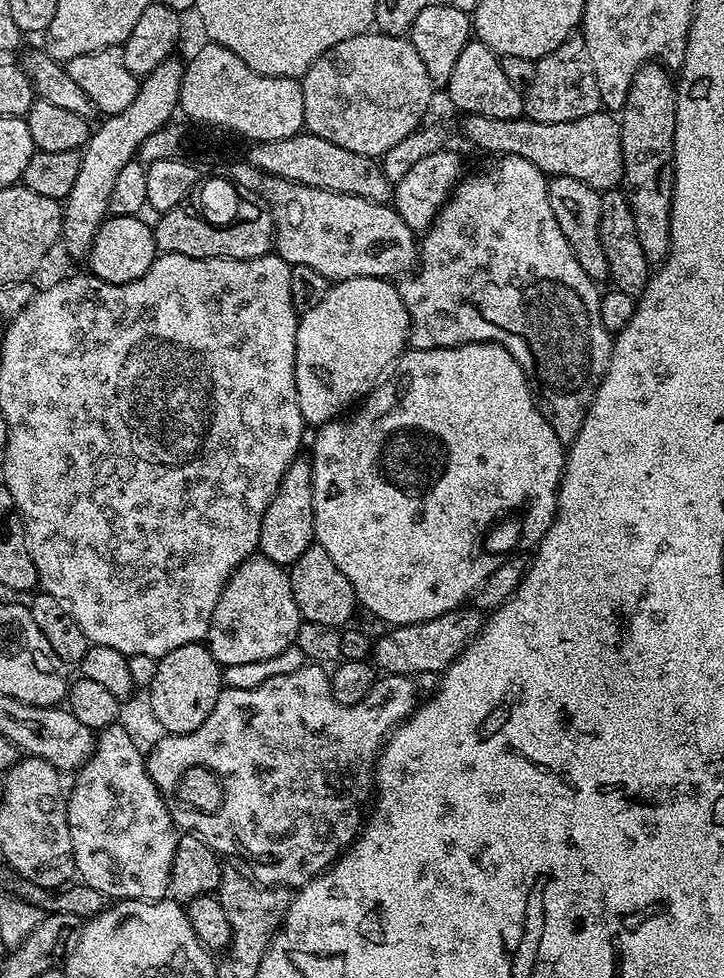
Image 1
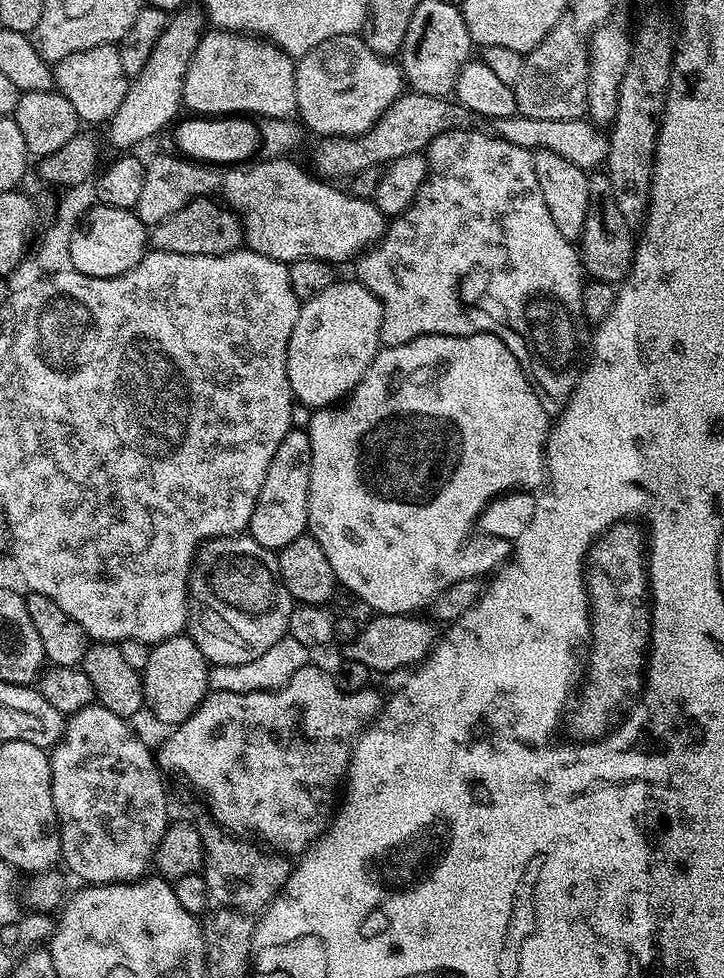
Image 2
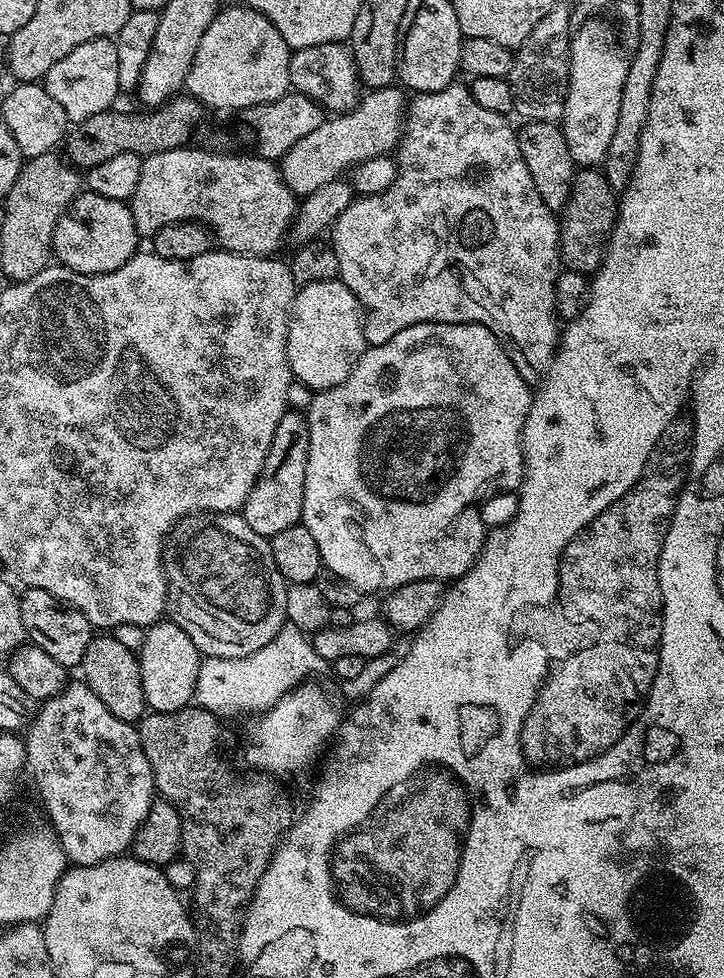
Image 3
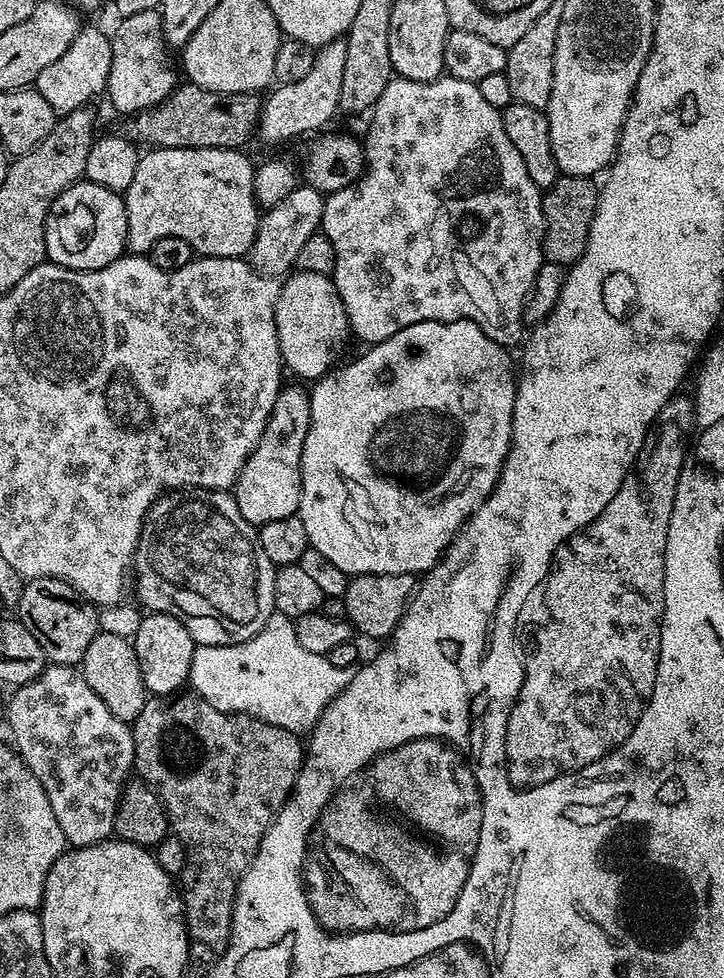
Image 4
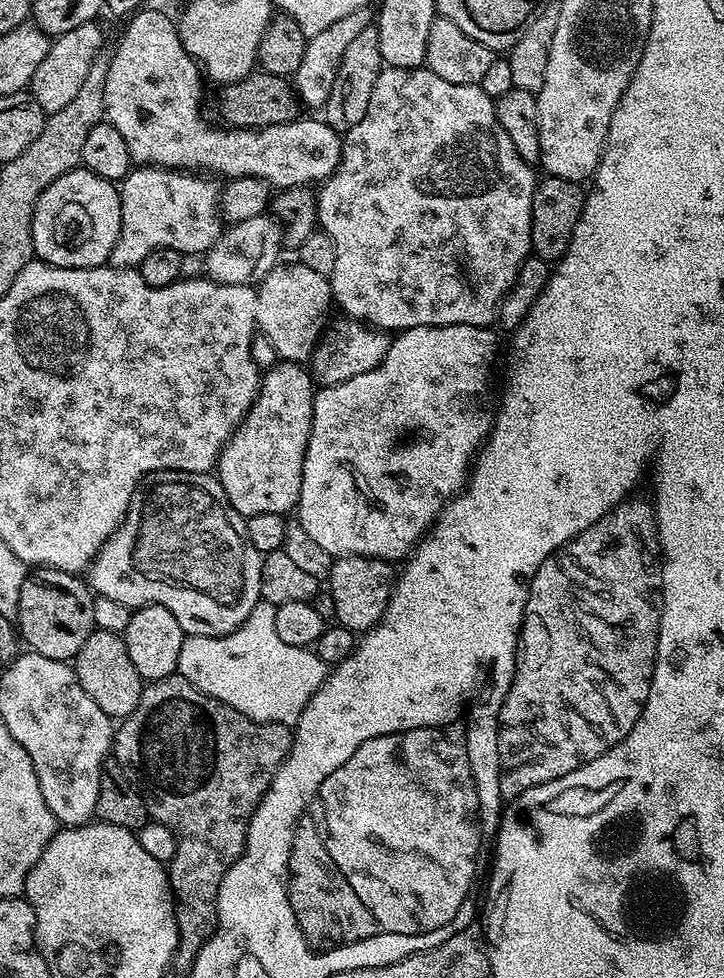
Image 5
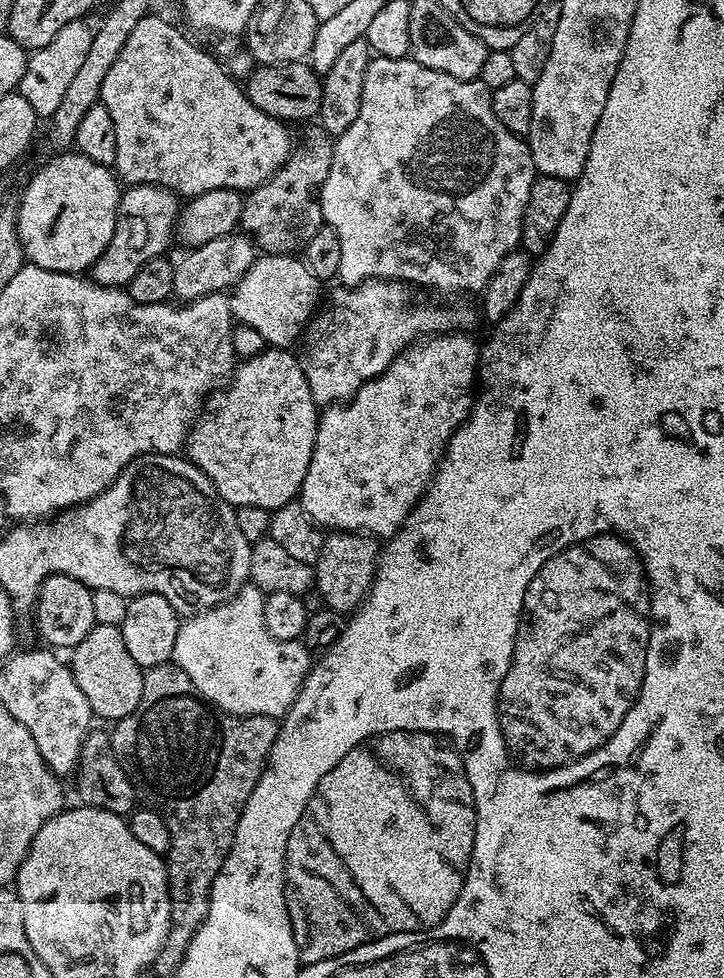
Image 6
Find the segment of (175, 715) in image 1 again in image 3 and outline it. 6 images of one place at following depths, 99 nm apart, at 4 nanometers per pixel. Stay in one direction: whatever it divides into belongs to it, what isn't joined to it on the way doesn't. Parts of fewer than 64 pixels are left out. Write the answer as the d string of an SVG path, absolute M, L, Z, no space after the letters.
M161 618L144 629L144 641L139 652L142 670L142 690L148 708L154 712L177 712L189 707L196 695L198 670L202 653L190 642L190 634L170 618Z

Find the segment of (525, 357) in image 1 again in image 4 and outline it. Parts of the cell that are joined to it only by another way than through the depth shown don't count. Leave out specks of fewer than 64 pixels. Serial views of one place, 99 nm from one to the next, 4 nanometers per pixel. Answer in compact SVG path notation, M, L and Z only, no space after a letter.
M441 74L436 80L430 82L414 82L413 80L402 80L393 78L386 86L386 90L382 90L382 98L378 98L378 102L370 110L372 121L368 124L368 133L362 136L362 147L364 149L364 173L360 175L360 179L356 180L350 186L346 186L342 190L331 193L324 201L324 213L322 214L322 222L320 227L322 235L330 238L330 246L334 246L334 254L336 255L336 269L332 271L332 279L336 282L336 289L342 298L342 306L346 306L346 318L348 326L353 337L356 336L360 340L365 340L365 345L371 346L382 342L386 338L390 338L394 334L398 334L398 330L406 330L406 326L414 326L418 322L454 322L455 320L469 320L474 322L482 331L490 338L494 338L494 342L503 344L505 348L515 349L516 343L519 345L526 336L526 325L524 323L524 304L528 300L530 290L534 286L534 278L538 278L538 270L546 263L544 258L544 201L542 199L542 189L534 186L534 181L530 179L530 173L526 170L526 165L522 163L522 158L518 155L518 150L514 150L514 145L510 142L510 137L506 135L506 126L502 126L501 109L490 106L490 102L486 102L486 98L482 98L482 90L478 90L478 86L474 82L466 82L462 78L454 78L447 74Z

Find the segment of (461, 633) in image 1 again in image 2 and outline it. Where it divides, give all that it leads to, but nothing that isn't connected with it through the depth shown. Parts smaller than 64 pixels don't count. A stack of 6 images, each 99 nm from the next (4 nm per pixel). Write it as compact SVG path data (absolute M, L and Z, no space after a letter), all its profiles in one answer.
M416 614L406 616L373 615L361 627L359 634L350 643L343 645L343 655L349 660L362 662L362 666L366 666L369 673L372 674L396 672L399 668L409 667L408 669L411 669L431 654L438 639L437 625L431 619L419 620L420 618Z

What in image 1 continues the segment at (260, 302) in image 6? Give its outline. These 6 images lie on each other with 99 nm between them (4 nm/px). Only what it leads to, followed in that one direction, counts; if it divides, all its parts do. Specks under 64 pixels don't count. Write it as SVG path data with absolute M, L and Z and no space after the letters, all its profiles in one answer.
M359 276L333 283L326 298L303 313L296 326L296 389L305 425L329 424L345 410L351 409L376 387L407 344L408 311L400 297L399 287L391 279Z

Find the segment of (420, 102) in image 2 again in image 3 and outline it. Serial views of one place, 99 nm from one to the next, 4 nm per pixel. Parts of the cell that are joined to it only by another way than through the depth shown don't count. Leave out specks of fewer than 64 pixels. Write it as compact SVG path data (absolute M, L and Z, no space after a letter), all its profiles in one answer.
M389 86L369 91L367 95L351 111L329 115L311 134L294 142L287 154L280 157L278 167L282 178L297 198L314 194L318 186L326 186L326 182L341 179L357 164L370 158L395 153L400 137L404 134L405 89Z

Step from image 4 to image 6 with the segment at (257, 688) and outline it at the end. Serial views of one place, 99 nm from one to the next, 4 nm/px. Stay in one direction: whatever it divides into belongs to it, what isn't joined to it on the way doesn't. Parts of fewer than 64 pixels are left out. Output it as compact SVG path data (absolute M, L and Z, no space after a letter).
M249 582L237 596L231 596L218 607L205 608L189 615L181 623L178 638L174 638L172 660L213 706L235 716L283 718L296 701L300 687L308 677L308 669L314 663L310 650L300 640L279 640L270 634L270 630L266 630L264 598L265 593Z

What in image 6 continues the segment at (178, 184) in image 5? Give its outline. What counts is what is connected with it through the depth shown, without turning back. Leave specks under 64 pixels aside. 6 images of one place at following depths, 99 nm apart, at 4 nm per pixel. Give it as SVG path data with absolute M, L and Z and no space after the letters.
M134 184L125 187L120 194L114 234L106 250L92 264L90 279L107 288L124 288L142 270L142 262L165 255L168 243L173 243L176 220L182 204L176 193L153 184Z

